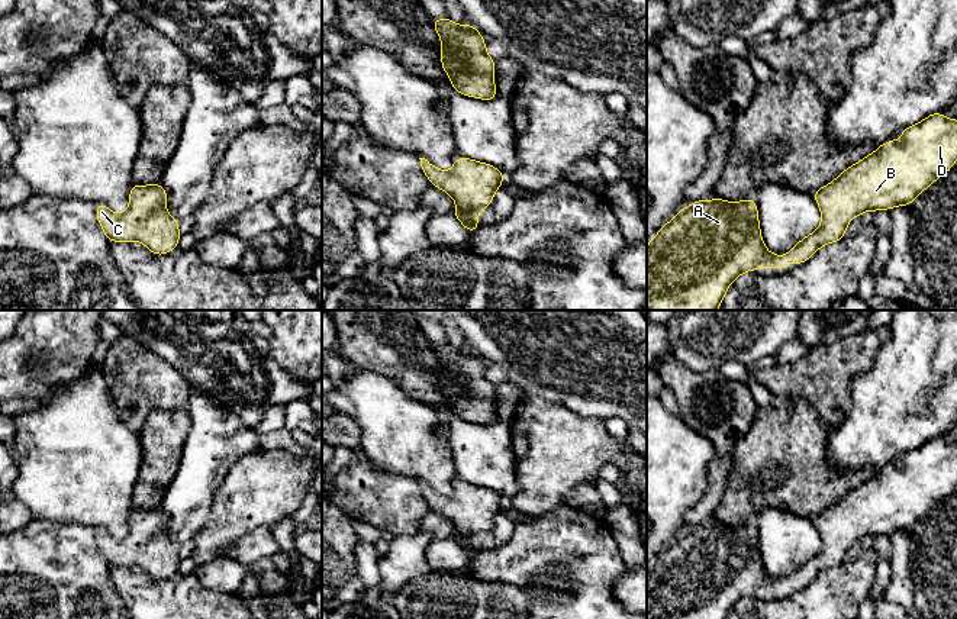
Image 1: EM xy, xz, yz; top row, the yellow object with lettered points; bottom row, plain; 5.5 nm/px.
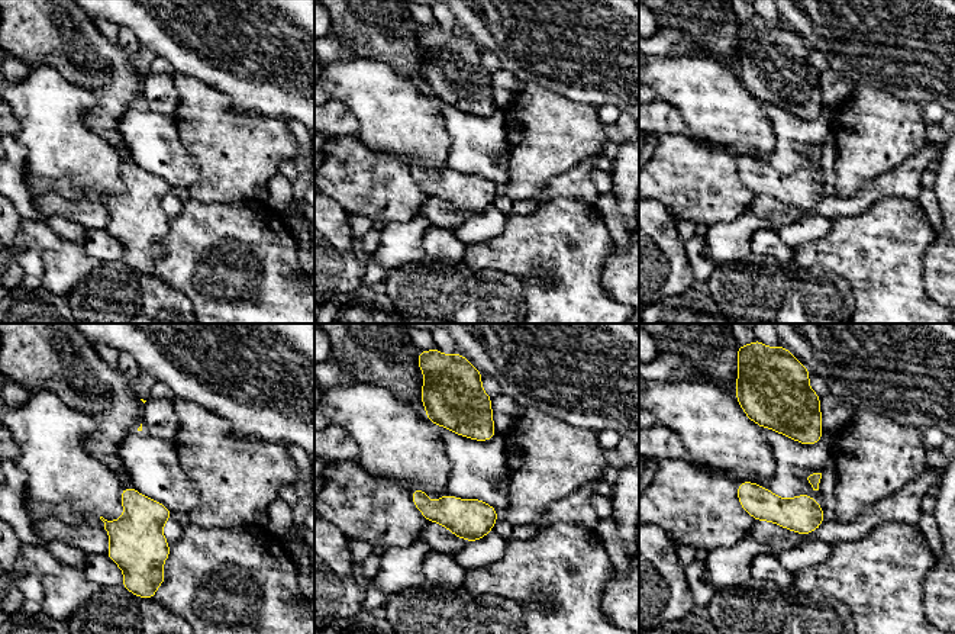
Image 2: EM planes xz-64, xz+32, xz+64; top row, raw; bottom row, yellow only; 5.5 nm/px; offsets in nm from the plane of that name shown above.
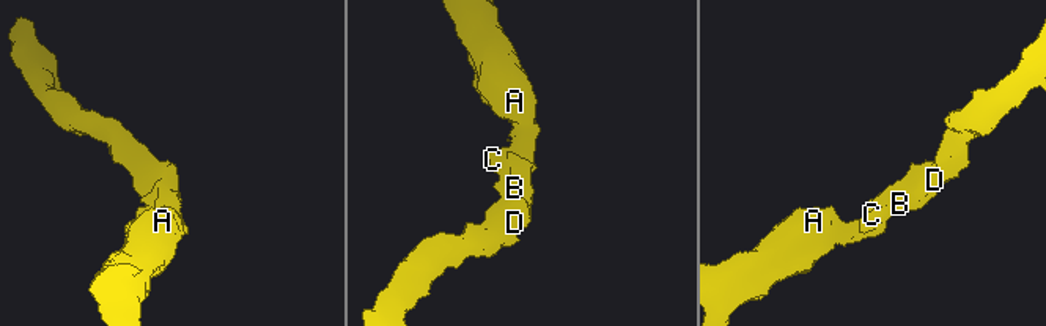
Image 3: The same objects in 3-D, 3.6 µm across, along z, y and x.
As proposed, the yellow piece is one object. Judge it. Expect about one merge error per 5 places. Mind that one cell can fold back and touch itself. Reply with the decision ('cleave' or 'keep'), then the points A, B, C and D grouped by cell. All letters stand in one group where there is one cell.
keep | A B C D

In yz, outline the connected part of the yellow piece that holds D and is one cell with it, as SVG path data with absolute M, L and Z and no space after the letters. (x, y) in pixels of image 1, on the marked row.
M938 112L908 126L899 142L884 142L873 154L844 170L832 183L812 193L822 222L815 232L789 249L783 259L766 249L754 197L737 203L700 199L682 209L647 244L647 310L716 310L738 275L761 267L779 270L808 261L824 244L841 241L853 217L867 210L908 207L927 187L950 171L956 159L957 120Z

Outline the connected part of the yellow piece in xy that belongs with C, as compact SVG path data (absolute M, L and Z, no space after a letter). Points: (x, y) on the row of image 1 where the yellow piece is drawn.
M133 184L129 209L116 215L104 203L96 203L97 220L110 242L142 242L152 254L165 255L178 248L180 220L173 219L164 207L167 190L160 184Z

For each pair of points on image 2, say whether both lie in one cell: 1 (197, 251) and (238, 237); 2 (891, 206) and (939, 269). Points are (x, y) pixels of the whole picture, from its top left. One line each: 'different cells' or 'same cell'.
1: same cell
2: different cells

